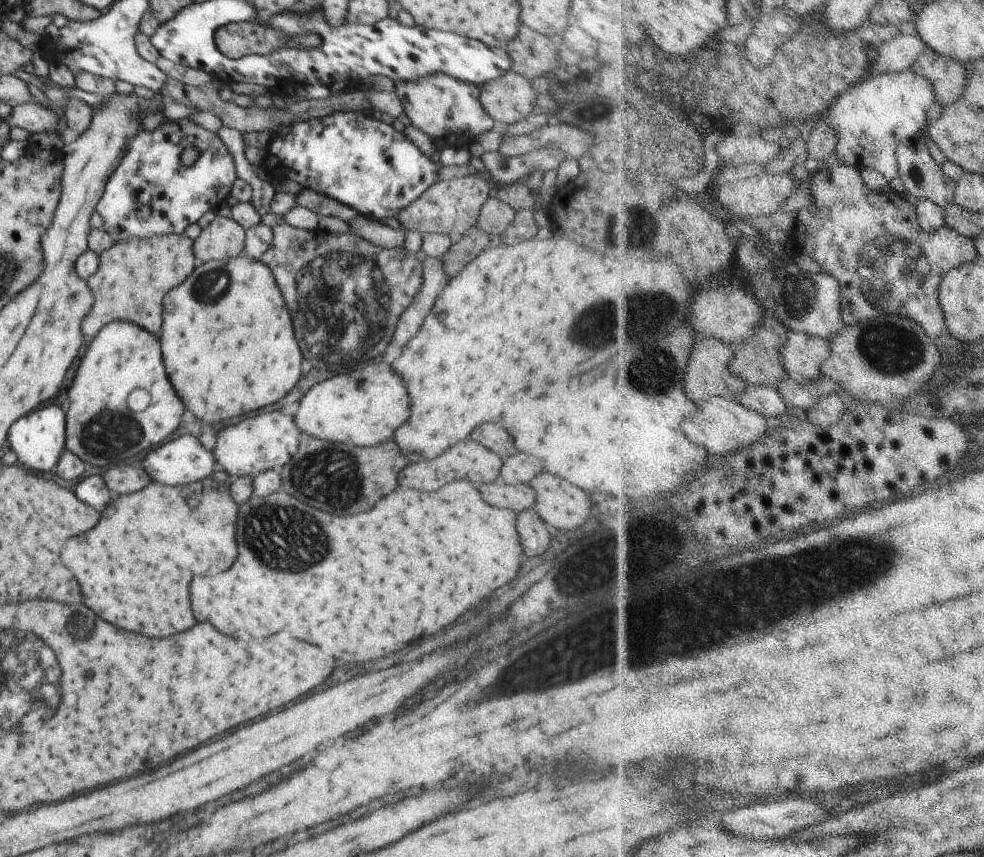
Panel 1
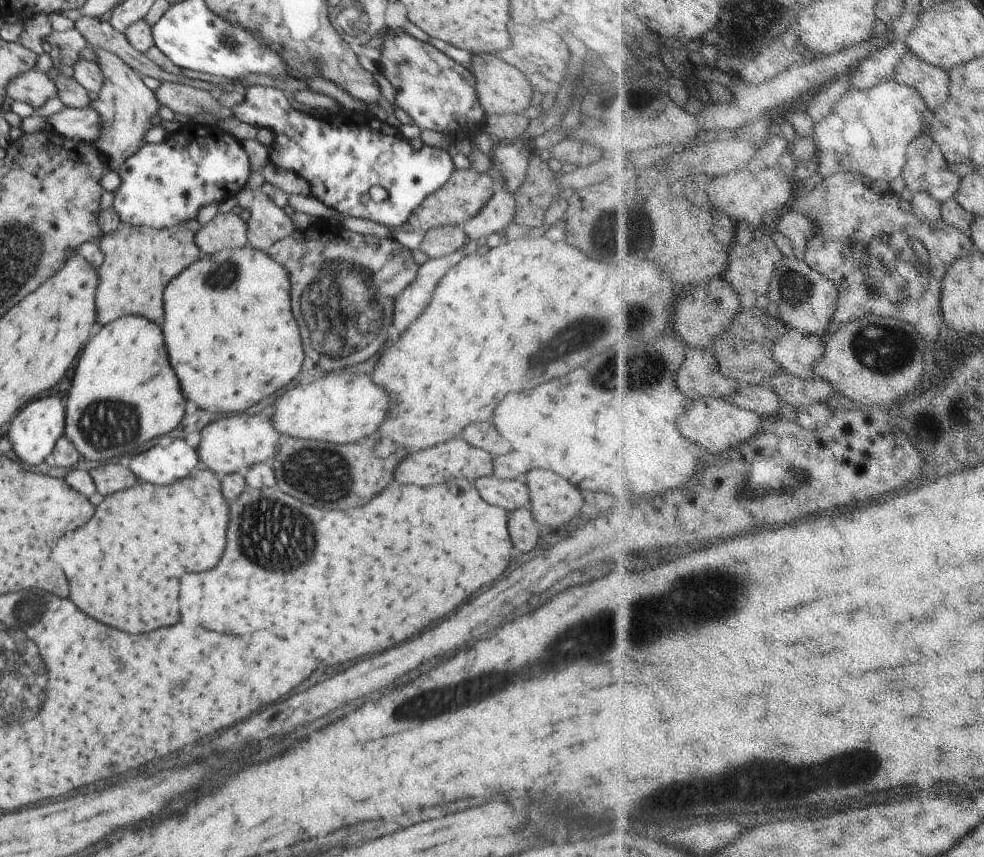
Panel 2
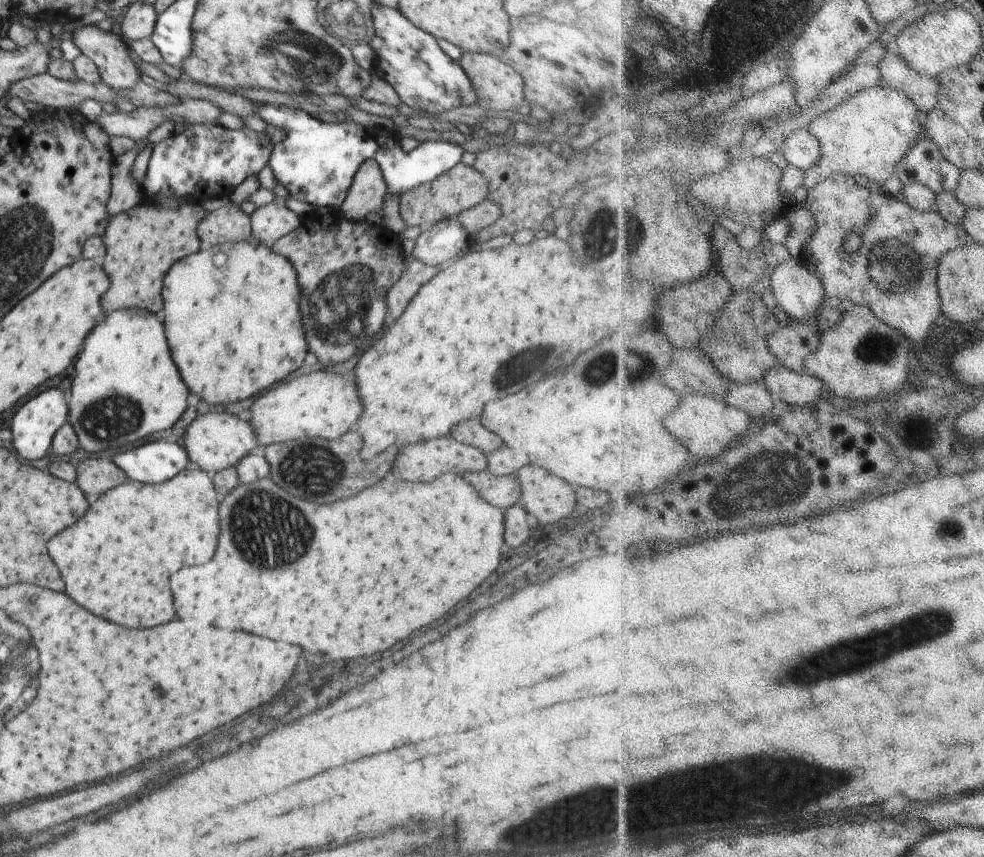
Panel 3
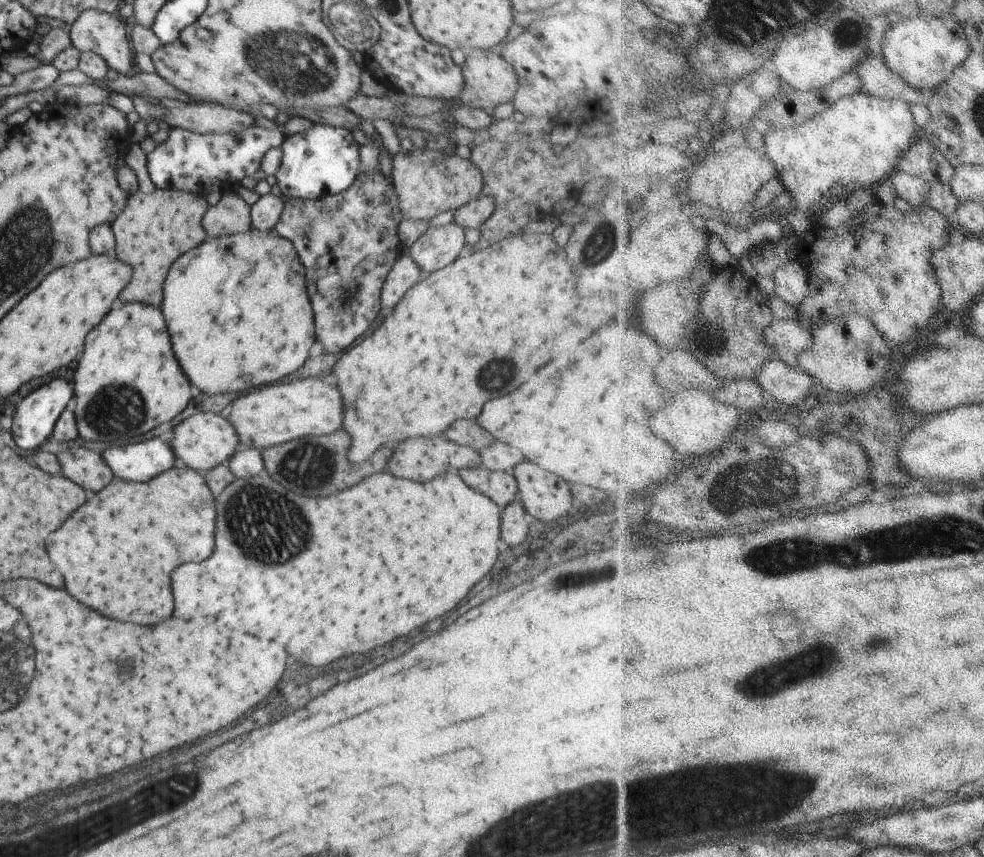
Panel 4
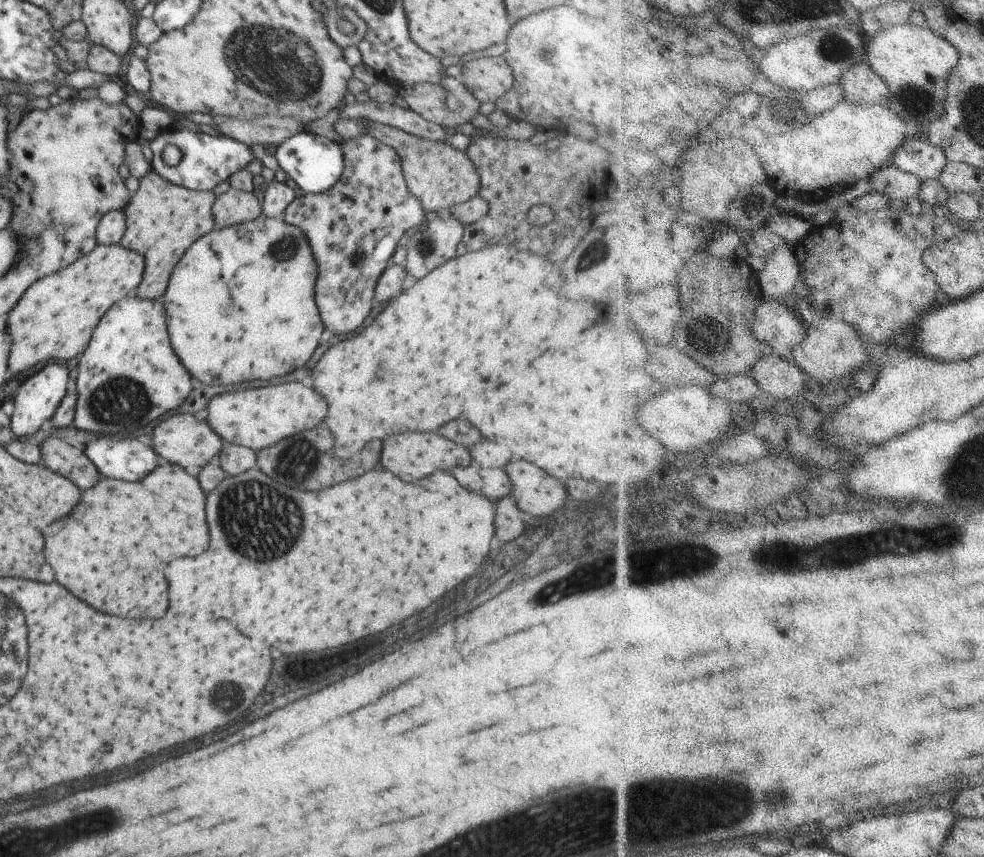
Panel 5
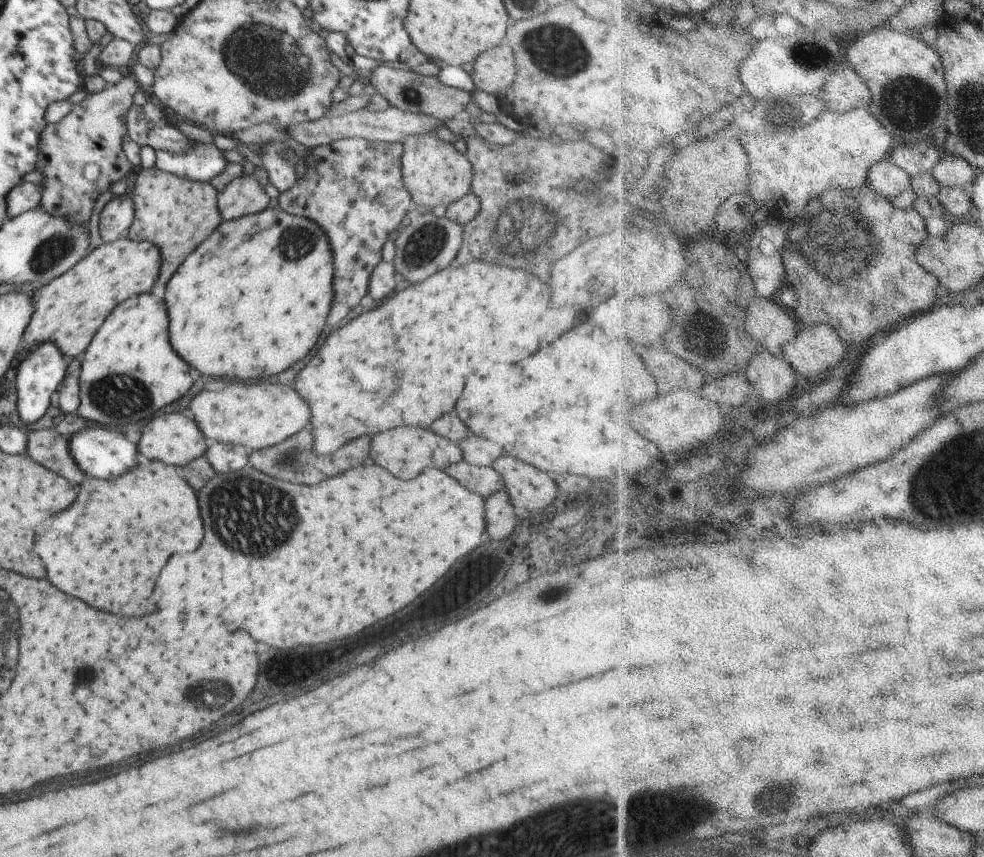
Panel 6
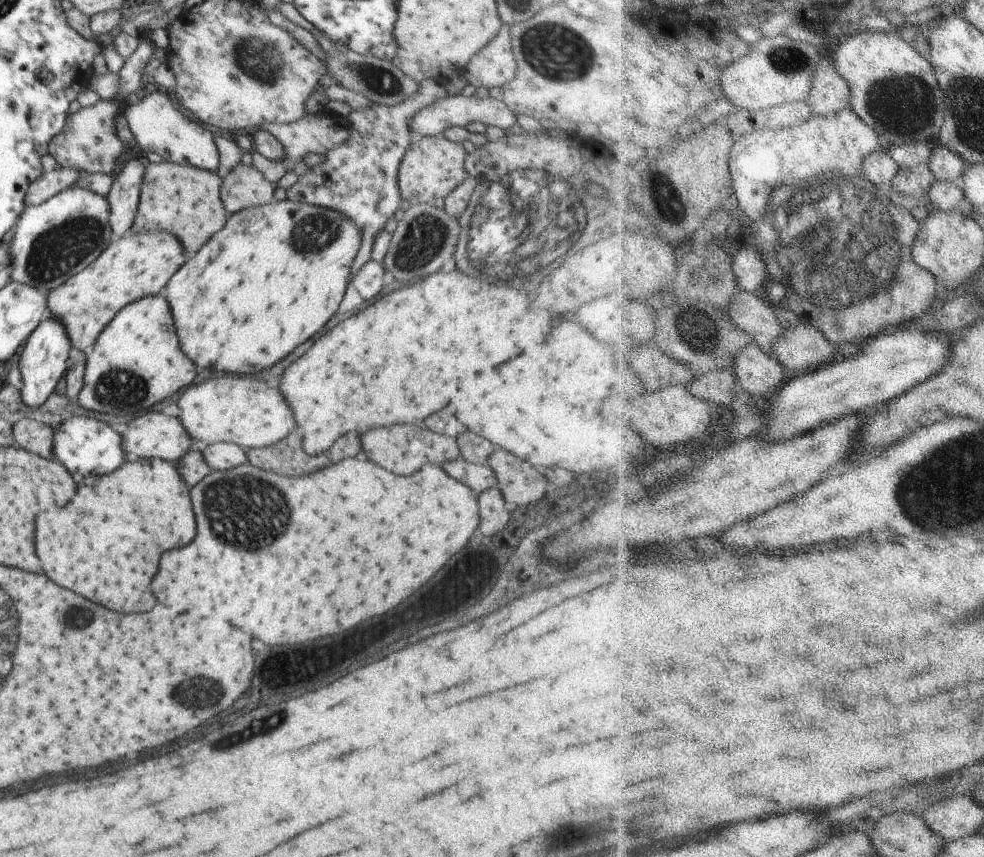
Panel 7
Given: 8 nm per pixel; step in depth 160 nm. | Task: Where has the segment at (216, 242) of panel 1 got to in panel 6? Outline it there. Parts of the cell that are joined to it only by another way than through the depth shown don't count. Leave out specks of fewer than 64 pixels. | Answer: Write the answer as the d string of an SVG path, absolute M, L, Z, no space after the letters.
M237 169L237 175L226 184L217 194L217 207L222 222L268 208L271 197L266 193L266 188L260 184L256 175Z

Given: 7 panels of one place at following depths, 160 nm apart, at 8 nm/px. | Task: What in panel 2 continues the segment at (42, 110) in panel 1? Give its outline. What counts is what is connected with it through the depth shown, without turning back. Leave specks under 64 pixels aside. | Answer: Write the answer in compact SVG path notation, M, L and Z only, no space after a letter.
M90 106L80 110L63 107L62 110L48 116L46 124L50 124L64 138L86 143L94 142L102 130L100 114Z

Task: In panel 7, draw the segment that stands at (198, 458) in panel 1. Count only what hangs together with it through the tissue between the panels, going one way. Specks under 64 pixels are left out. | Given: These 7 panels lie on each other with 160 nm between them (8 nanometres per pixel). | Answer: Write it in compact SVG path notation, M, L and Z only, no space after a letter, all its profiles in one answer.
M73 414L63 420L53 432L53 456L62 462L72 474L108 474L114 472L124 462L122 437L104 421L86 415Z

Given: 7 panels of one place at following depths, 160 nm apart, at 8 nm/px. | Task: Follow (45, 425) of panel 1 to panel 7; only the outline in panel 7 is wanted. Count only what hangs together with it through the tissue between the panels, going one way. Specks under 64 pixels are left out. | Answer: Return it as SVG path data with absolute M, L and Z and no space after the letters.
M52 316L48 317L48 320L42 321L25 343L18 367L24 382L20 394L24 404L35 409L48 400L48 397L54 392L56 384L68 369L66 360L68 360L72 343L63 322Z

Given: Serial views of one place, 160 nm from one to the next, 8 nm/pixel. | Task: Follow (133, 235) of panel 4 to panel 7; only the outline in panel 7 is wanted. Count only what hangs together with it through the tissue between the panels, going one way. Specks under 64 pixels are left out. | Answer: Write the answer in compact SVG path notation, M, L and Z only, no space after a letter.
M164 160L160 163L146 162L139 203L130 232L168 230L188 248L188 256L194 256L226 224L228 212L219 195L222 181L217 171Z

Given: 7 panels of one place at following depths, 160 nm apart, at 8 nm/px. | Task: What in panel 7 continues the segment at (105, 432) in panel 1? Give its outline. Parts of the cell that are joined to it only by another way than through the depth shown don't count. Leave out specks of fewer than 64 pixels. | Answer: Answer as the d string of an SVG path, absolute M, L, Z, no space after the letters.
M148 296L122 308L100 333L94 346L86 352L86 359L83 387L76 400L76 406L78 409L111 415L142 414L148 411L150 406L174 396L180 388L190 386L196 378L196 366L180 350L172 312L164 296Z

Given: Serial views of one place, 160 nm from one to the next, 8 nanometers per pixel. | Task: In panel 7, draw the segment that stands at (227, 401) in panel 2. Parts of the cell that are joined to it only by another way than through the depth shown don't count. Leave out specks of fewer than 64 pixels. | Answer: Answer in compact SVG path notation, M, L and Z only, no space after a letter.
M273 199L268 204L251 206L244 210L228 215L226 226L204 244L204 248L194 254L178 272L172 276L166 286L166 298L172 308L172 316L176 320L176 332L180 338L180 348L188 354L188 358L202 366L202 368L218 368L216 372L232 372L232 374L256 374L258 368L270 368L284 356L288 356L296 346L306 342L308 338L316 336L322 326L336 314L340 302L342 302L346 289L351 282L351 268L363 242L363 232L356 226L356 223L344 213L336 209L328 209L320 205L311 205L302 201L284 199L282 201Z

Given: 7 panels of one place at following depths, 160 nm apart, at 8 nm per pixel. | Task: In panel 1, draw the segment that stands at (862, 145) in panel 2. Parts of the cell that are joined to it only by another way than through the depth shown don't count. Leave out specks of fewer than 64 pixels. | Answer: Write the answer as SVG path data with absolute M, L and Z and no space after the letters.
M913 70L858 82L839 96L827 113L829 125L839 136L837 153L840 163L860 170L869 166L881 172L889 182L896 180L901 176L900 145L928 131L928 110L934 102L936 91L933 81Z

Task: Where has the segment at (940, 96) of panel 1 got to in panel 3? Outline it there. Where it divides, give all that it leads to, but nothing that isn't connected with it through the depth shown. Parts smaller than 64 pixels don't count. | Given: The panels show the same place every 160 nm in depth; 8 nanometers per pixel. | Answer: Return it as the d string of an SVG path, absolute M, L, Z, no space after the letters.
M901 55L887 57L880 66L882 87L906 92L924 113L930 114L936 110L942 92L940 78L917 72Z

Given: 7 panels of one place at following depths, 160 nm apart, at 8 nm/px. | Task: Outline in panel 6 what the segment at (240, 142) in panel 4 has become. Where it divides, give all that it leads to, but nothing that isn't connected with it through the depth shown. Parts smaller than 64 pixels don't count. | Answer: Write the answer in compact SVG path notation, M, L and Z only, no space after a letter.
M191 142L189 150L183 155L156 151L155 166L193 181L213 182L230 165L221 152L212 142Z

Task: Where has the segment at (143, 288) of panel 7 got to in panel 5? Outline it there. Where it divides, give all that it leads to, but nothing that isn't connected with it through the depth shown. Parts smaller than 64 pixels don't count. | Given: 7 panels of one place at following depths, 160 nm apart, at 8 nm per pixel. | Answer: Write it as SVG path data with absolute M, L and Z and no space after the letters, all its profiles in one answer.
M97 245L89 254L82 256L73 264L36 280L36 283L24 292L6 320L5 329L12 340L8 354L8 372L11 376L26 372L44 361L66 364L68 360L70 366L76 363L76 358L86 350L100 318L114 302L118 302L120 298L128 296L132 290L138 288L142 274L144 274L144 258L138 252L126 250L120 245Z

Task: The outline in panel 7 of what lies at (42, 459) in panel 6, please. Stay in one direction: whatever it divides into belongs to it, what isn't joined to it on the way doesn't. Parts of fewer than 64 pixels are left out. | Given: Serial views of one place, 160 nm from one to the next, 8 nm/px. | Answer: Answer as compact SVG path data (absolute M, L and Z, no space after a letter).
M24 417L11 426L14 444L18 444L24 450L30 450L44 458L53 456L53 432L54 429L39 420Z

